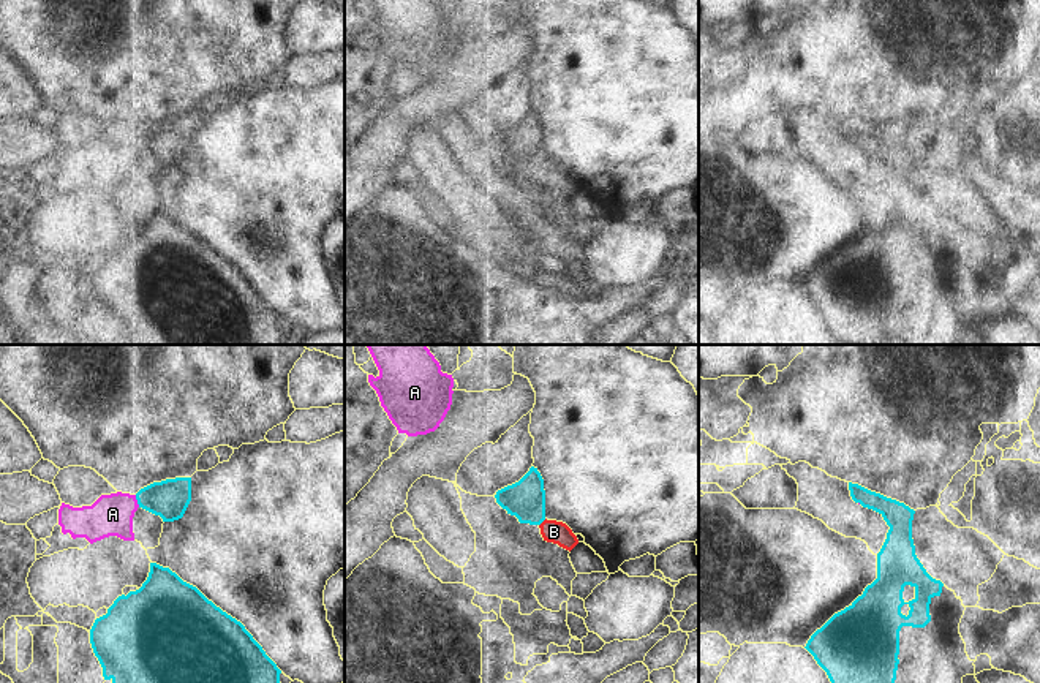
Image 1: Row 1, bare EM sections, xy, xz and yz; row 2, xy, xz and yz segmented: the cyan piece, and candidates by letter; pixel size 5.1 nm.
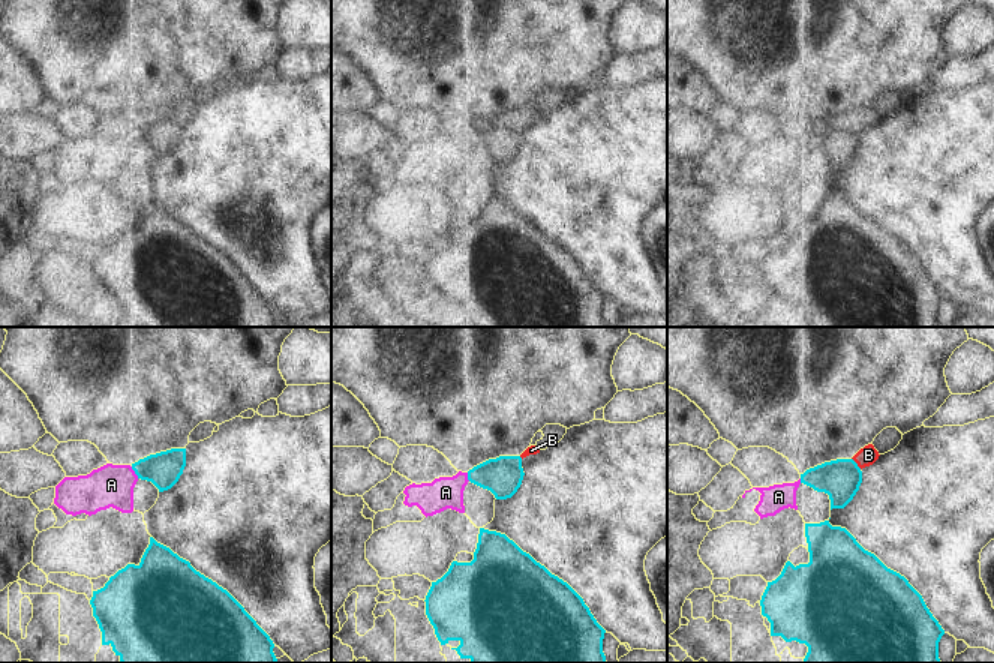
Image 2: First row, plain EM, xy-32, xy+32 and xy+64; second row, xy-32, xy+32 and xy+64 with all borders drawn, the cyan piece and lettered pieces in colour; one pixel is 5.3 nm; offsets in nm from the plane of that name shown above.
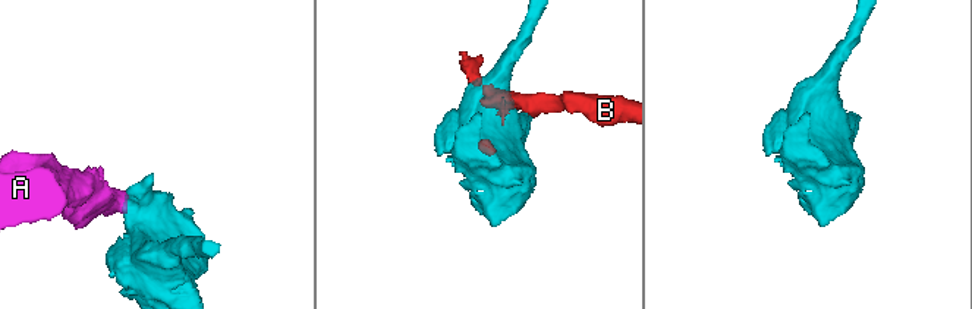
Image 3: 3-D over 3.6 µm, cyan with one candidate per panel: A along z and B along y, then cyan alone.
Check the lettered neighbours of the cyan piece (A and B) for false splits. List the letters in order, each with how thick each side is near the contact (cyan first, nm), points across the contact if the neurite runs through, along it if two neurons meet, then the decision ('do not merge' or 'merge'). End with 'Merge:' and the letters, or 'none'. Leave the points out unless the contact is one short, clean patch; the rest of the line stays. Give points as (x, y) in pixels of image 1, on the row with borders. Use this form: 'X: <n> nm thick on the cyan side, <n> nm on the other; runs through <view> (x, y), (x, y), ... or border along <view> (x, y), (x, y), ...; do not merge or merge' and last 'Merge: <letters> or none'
A: 200 nm thick on the cyan side, 220 nm on the other; border along xy (135, 495), (139, 506); do not merge
B: 200 nm thick on the cyan side, 110 nm on the other; border along xz (546, 519), (539, 525); do not merge
Merge: none

